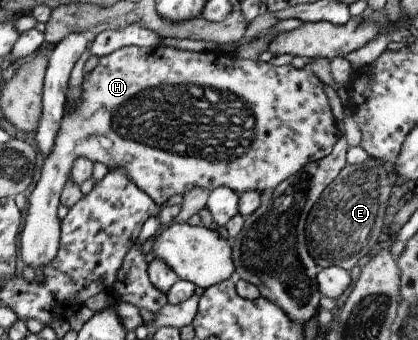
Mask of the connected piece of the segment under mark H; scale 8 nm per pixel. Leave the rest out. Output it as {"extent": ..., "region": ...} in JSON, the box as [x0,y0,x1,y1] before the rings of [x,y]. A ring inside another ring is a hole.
{"extent":[19,44,337,269],"region":[[[163,44],[153,47],[121,46],[103,57],[99,57],[97,65],[83,74],[83,81],[80,84],[79,100],[75,102],[70,113],[63,111],[60,121],[60,129],[57,129],[57,135],[53,139],[51,153],[43,159],[41,169],[39,169],[39,179],[36,185],[26,195],[28,198],[27,211],[25,211],[25,221],[21,229],[21,238],[19,239],[19,255],[21,261],[31,269],[37,267],[43,268],[55,257],[58,243],[60,240],[60,220],[57,217],[57,206],[59,203],[61,189],[67,181],[67,175],[70,175],[70,169],[73,161],[77,157],[85,157],[89,161],[99,161],[107,167],[108,171],[113,171],[121,167],[129,181],[133,182],[141,191],[144,191],[151,197],[157,207],[161,207],[172,195],[183,195],[189,189],[201,188],[210,192],[219,186],[225,186],[232,189],[238,195],[245,191],[259,191],[261,194],[266,190],[277,187],[281,181],[292,176],[298,169],[301,169],[309,162],[320,160],[322,157],[331,153],[332,147],[337,141],[337,129],[335,119],[331,115],[327,97],[323,91],[323,83],[309,70],[309,67],[295,69],[291,64],[275,67],[267,62],[257,62],[256,60],[244,60],[235,57],[235,52],[210,51],[200,52],[182,51]]]}

